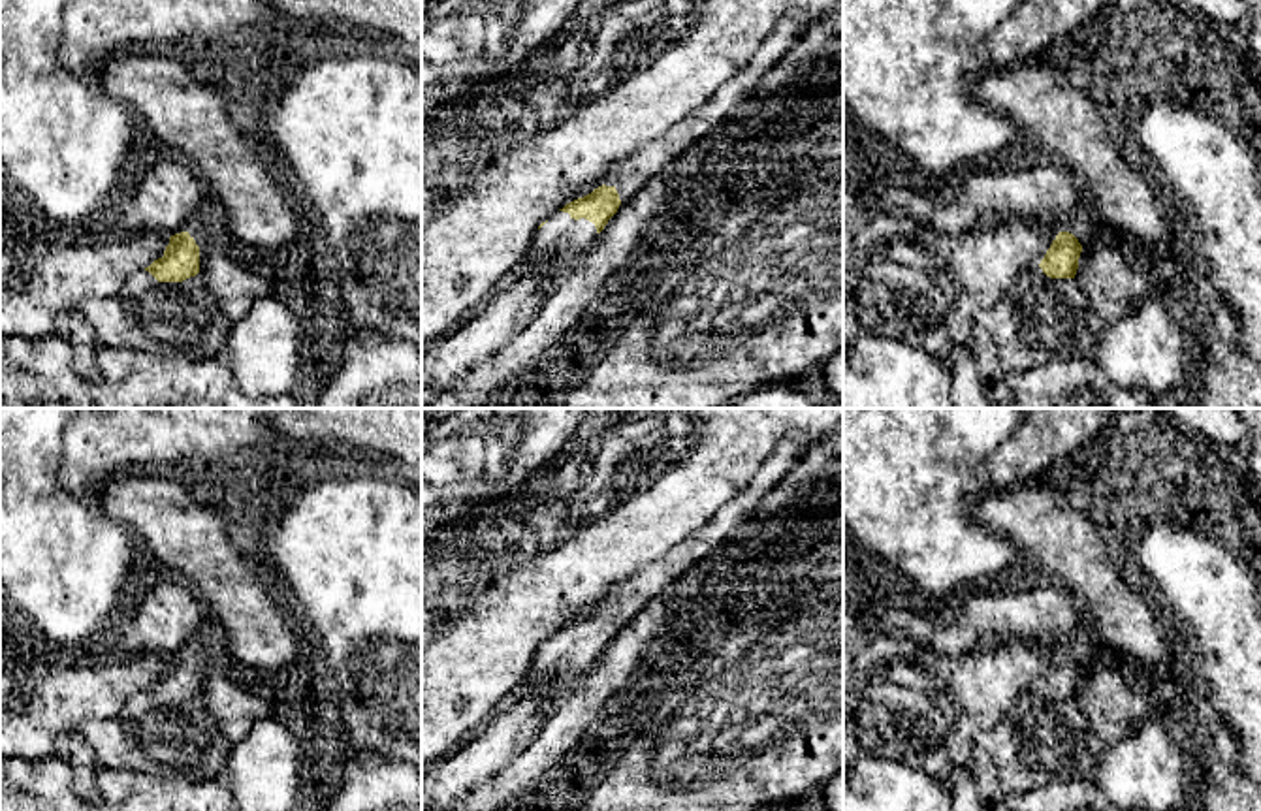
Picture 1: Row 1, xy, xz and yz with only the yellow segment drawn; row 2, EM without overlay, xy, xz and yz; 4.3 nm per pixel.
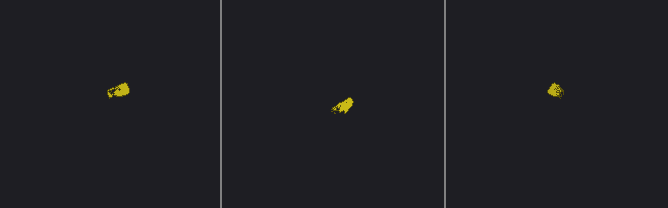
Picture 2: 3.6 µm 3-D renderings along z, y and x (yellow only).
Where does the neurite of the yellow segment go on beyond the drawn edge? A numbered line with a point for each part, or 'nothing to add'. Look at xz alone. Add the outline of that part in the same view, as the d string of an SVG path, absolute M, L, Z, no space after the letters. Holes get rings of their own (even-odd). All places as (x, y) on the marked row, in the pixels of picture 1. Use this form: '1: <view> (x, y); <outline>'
1: xz (631, 174); M783 19L762 41L755 56L719 87L710 100L693 109L664 137L642 145L638 151L619 160L614 166L614 186L619 199L630 199L672 160L725 122L734 109L755 92L760 79L789 55L813 23L815 21Z
2: xz (561, 239); M557 211L535 233L531 248L514 273L523 273L535 262L546 262L551 284L555 284L572 269L576 258L593 245L597 235L593 222L574 220L568 213Z

